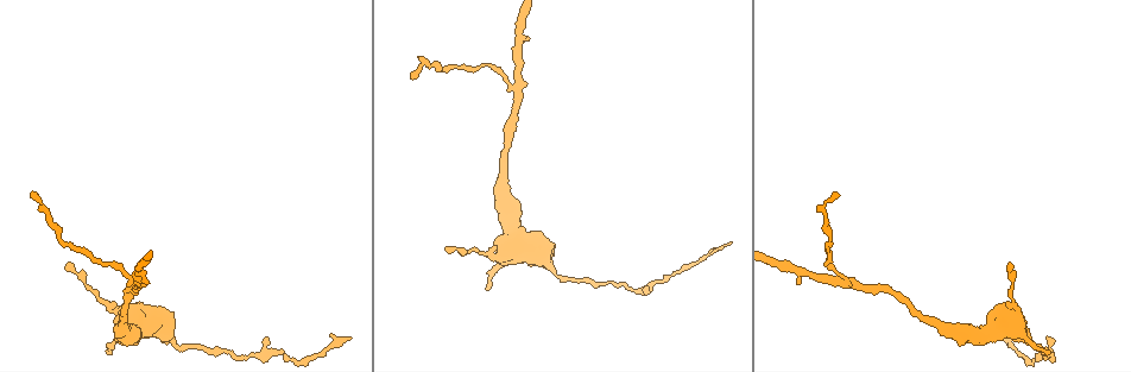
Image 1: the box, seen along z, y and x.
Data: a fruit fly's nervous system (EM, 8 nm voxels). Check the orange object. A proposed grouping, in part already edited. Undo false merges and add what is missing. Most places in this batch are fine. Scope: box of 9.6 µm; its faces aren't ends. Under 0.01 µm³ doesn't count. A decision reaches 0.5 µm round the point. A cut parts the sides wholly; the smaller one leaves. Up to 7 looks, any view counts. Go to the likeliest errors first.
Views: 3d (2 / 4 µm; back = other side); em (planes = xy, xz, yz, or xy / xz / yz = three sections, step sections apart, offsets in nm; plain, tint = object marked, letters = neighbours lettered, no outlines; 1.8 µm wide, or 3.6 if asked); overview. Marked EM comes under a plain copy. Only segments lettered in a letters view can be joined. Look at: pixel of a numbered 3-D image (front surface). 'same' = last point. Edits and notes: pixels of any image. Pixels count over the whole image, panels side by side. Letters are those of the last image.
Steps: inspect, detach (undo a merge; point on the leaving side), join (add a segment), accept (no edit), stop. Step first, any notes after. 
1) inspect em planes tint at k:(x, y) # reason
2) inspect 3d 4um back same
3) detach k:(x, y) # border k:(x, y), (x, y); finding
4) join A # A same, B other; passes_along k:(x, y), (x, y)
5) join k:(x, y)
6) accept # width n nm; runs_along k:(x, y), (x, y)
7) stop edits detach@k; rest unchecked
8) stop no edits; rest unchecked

inspect em planes tint at 1:(1050, 339)

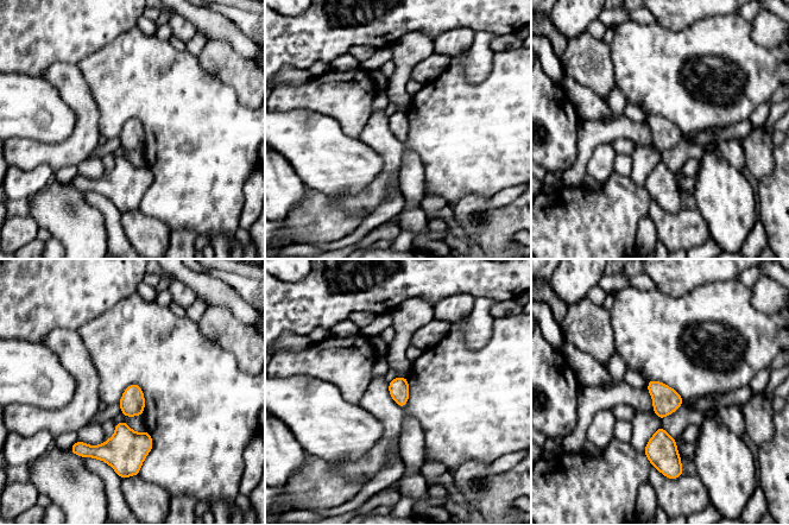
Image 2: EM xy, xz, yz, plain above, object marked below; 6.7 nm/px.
inspect em planes letters same # see the neighbours

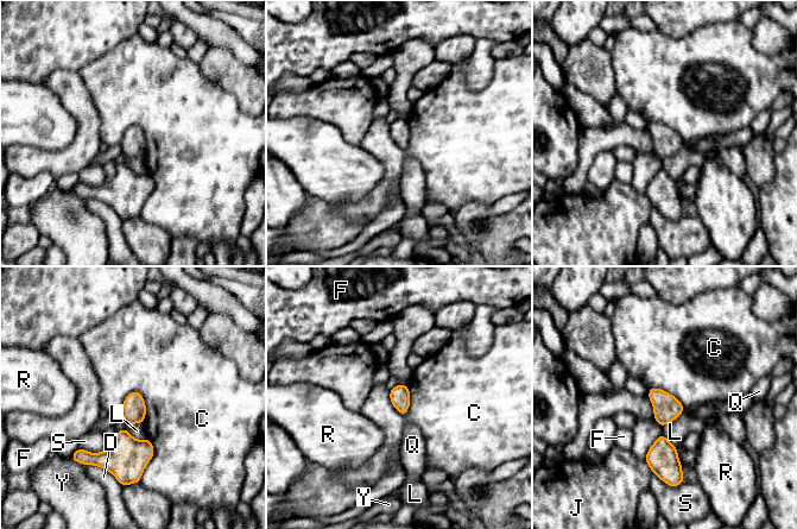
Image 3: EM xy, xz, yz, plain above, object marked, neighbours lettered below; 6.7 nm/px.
accept # C other, D other, F other, J other, L other, Q other, R other, S other, Y other; border 3:(133, 390), (143, 397), (144, 422); none of them fits

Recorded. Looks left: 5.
inspect em planes tint at 1:(33, 191) # long arm stops here

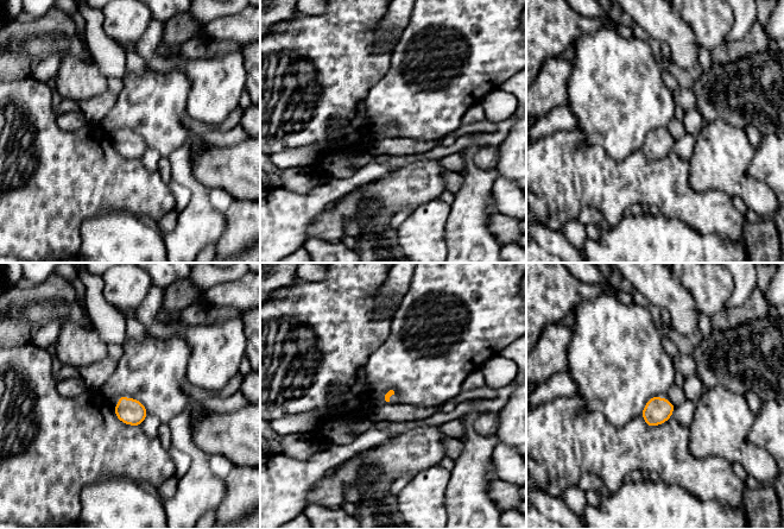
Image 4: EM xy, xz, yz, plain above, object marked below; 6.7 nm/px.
inspect em planes letters same

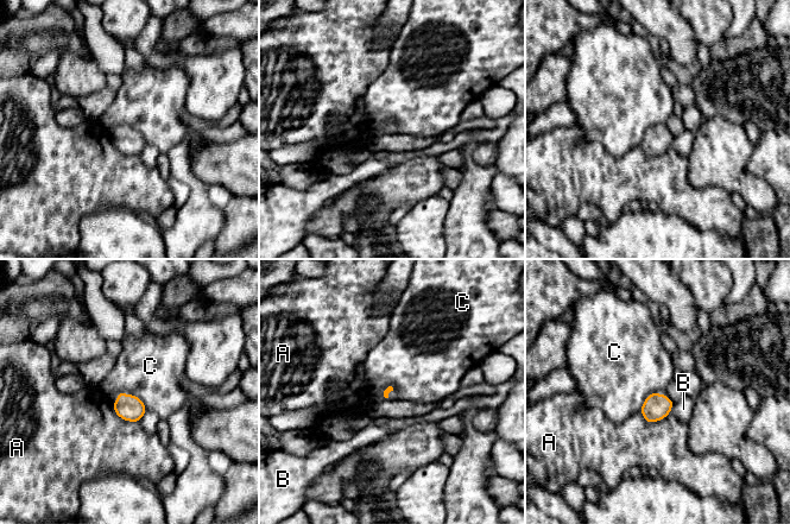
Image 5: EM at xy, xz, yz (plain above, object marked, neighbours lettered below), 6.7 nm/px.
accept # A other, B other, C other; border 5:(656, 391), (646, 397), (639, 410); no lettered segment goes on from it

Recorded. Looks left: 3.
inspect em planes letters at 1:(99, 302) # a narrow waist

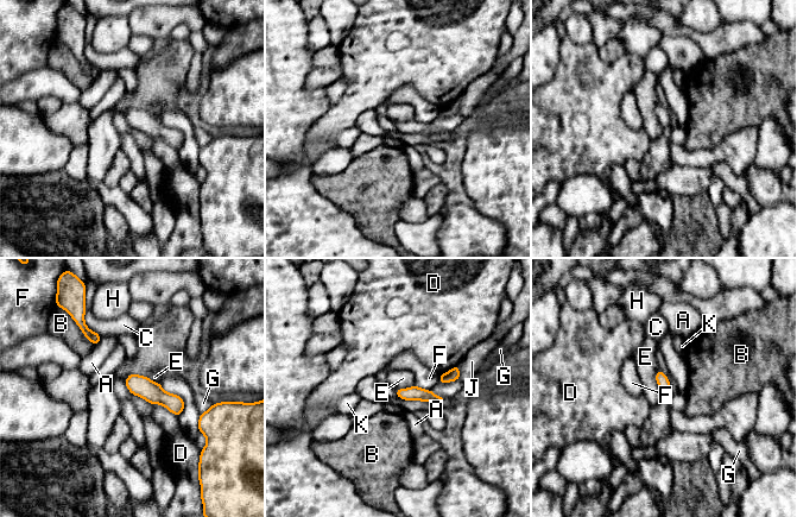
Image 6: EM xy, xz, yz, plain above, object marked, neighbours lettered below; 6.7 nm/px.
accept # A other, B other, C other, D other, E other, F other, G other, H other, J other, K other; border 6:(658, 369), (656, 383), (663, 393); one neuron here

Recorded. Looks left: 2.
stop no edits; rest unchecked

